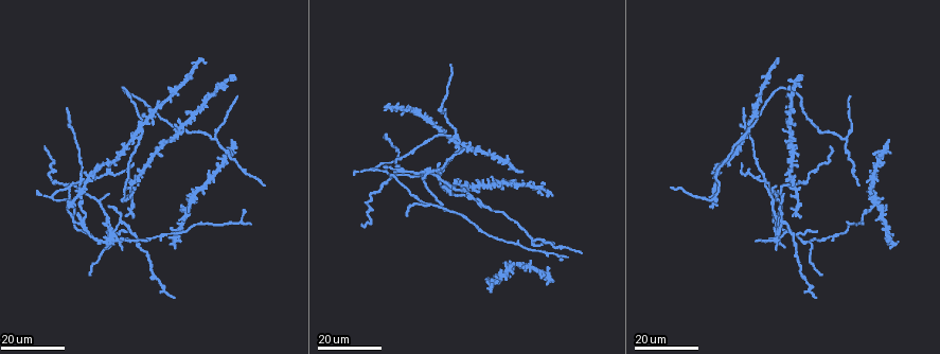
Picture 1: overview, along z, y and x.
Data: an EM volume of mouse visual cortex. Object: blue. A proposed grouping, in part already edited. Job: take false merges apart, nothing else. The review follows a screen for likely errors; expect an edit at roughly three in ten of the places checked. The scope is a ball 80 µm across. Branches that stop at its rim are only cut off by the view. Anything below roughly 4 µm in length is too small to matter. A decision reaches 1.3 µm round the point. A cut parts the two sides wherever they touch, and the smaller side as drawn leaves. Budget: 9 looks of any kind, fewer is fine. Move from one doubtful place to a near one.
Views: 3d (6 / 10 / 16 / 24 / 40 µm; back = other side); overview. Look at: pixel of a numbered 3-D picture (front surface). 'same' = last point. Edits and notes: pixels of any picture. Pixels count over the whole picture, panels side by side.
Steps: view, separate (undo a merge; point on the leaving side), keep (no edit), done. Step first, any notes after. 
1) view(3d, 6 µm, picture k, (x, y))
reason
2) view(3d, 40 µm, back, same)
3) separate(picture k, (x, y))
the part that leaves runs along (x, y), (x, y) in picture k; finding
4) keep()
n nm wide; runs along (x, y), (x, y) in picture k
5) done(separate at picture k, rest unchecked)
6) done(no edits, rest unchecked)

view(3d, 24 µm, picture 1, (844, 138))
three arms meet

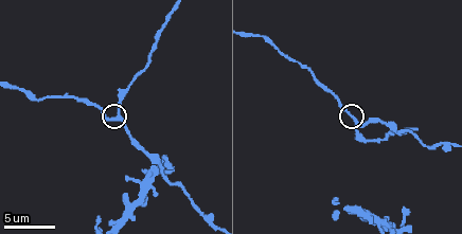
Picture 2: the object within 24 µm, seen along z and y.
view(3d, 10 µm, picture 2, (354, 121))
zoom in

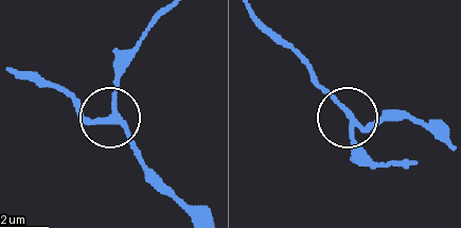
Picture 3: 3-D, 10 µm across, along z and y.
keep()
3 arms; runs along (14, 70), (38, 72), (92, 119), (109, 117), (117, 72) in picture 3; all the same neuron

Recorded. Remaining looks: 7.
view(3d, 16 µm, picture 1, (738, 155))
four-way junction

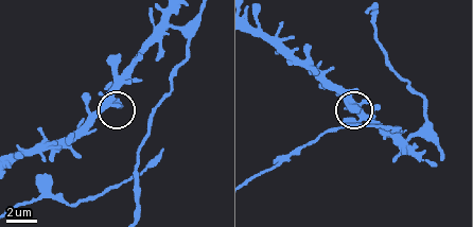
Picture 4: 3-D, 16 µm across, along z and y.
view(3d, 10 µm, picture 4, (351, 106))
zoom in

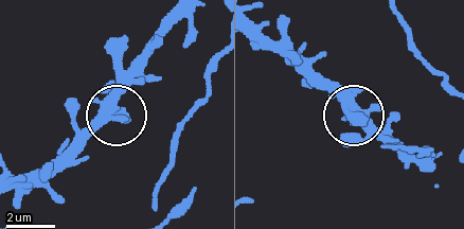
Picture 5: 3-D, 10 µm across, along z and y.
keep()
4 arms; continuous, no second neuron

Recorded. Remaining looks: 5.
view(3d, 16 µm, picture 1, (367, 170))
branch point

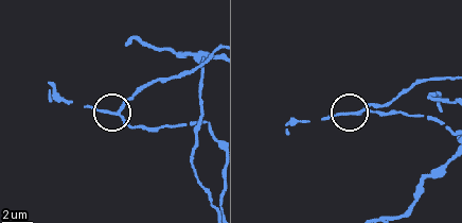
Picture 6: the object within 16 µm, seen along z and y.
view(3d, 6 µm, picture 6, (357, 111))
closer look

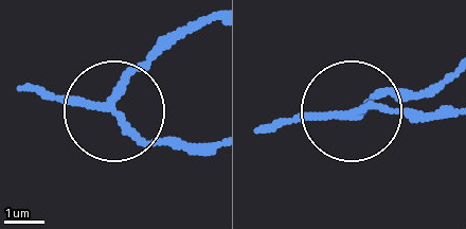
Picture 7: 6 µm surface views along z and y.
separate(picture 7, (148, 63))
3 arms; the part that leaves runs along (109, 98), (207, 23) in picture 7; two neurons meet here

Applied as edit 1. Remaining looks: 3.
view(overview)
redraw

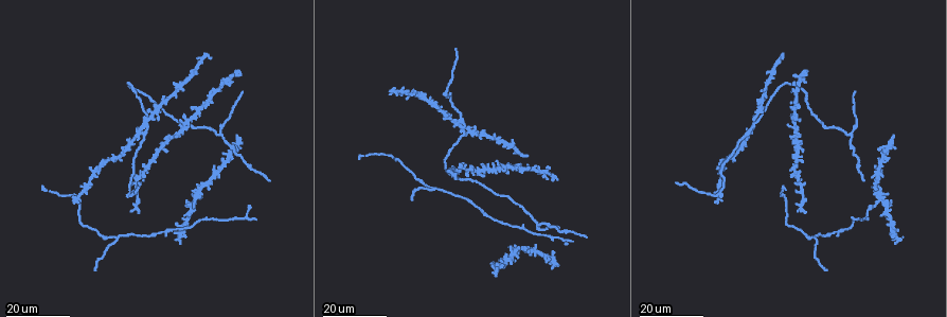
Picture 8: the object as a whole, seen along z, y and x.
view(3d, 16 µm, picture 8, (818, 239))
arms part here

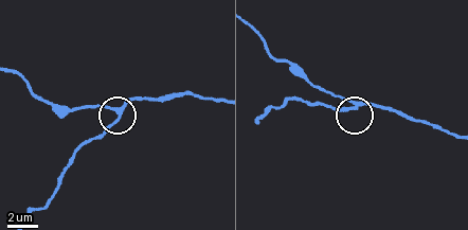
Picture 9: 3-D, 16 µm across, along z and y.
view(3d, 10 µm, picture 9, (118, 110))

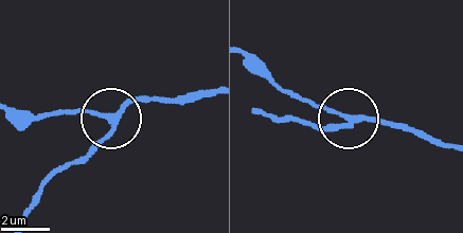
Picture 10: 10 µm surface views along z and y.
keep()
3 arms; runs along (207, 91), (122, 105), (75, 162) in picture 10; one neuron here

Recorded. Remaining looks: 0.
done(separate at picture 7, rest unchecked)

